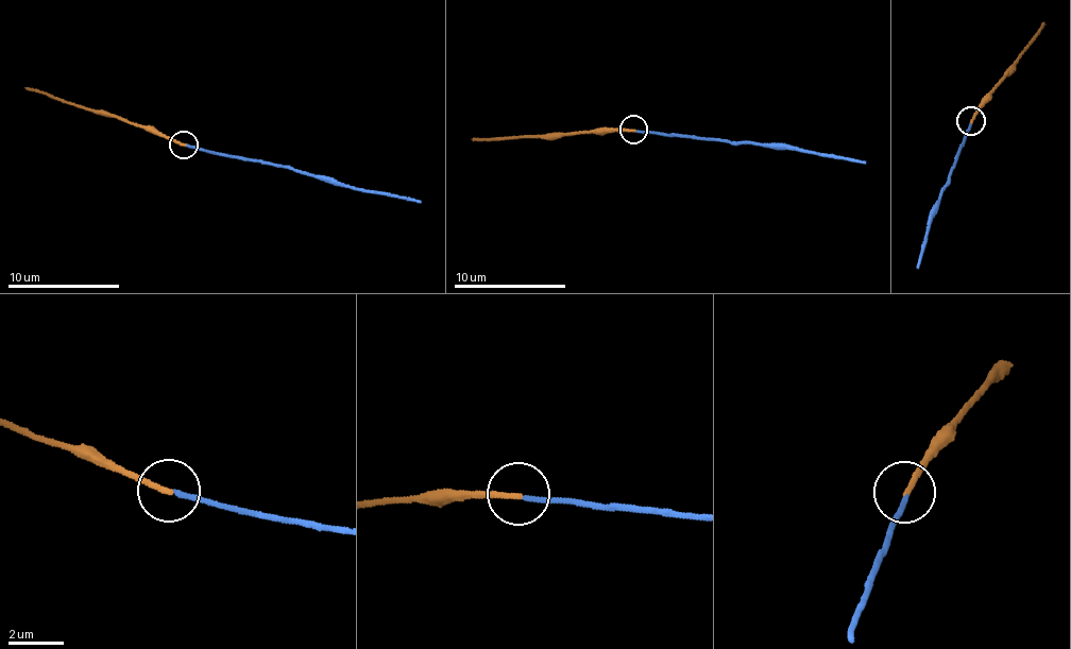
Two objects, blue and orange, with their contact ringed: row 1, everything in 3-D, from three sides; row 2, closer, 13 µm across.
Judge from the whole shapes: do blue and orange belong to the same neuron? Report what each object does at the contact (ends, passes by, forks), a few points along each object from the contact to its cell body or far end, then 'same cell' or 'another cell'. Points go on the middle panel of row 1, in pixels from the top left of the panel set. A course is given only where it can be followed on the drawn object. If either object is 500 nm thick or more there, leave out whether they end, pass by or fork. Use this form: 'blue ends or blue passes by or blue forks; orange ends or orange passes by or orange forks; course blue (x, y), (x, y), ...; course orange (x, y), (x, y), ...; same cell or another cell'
blue ends; orange ends; course blue (635, 130), (774, 143), (866, 163); course orange (633, 130), (472, 140); same cell

